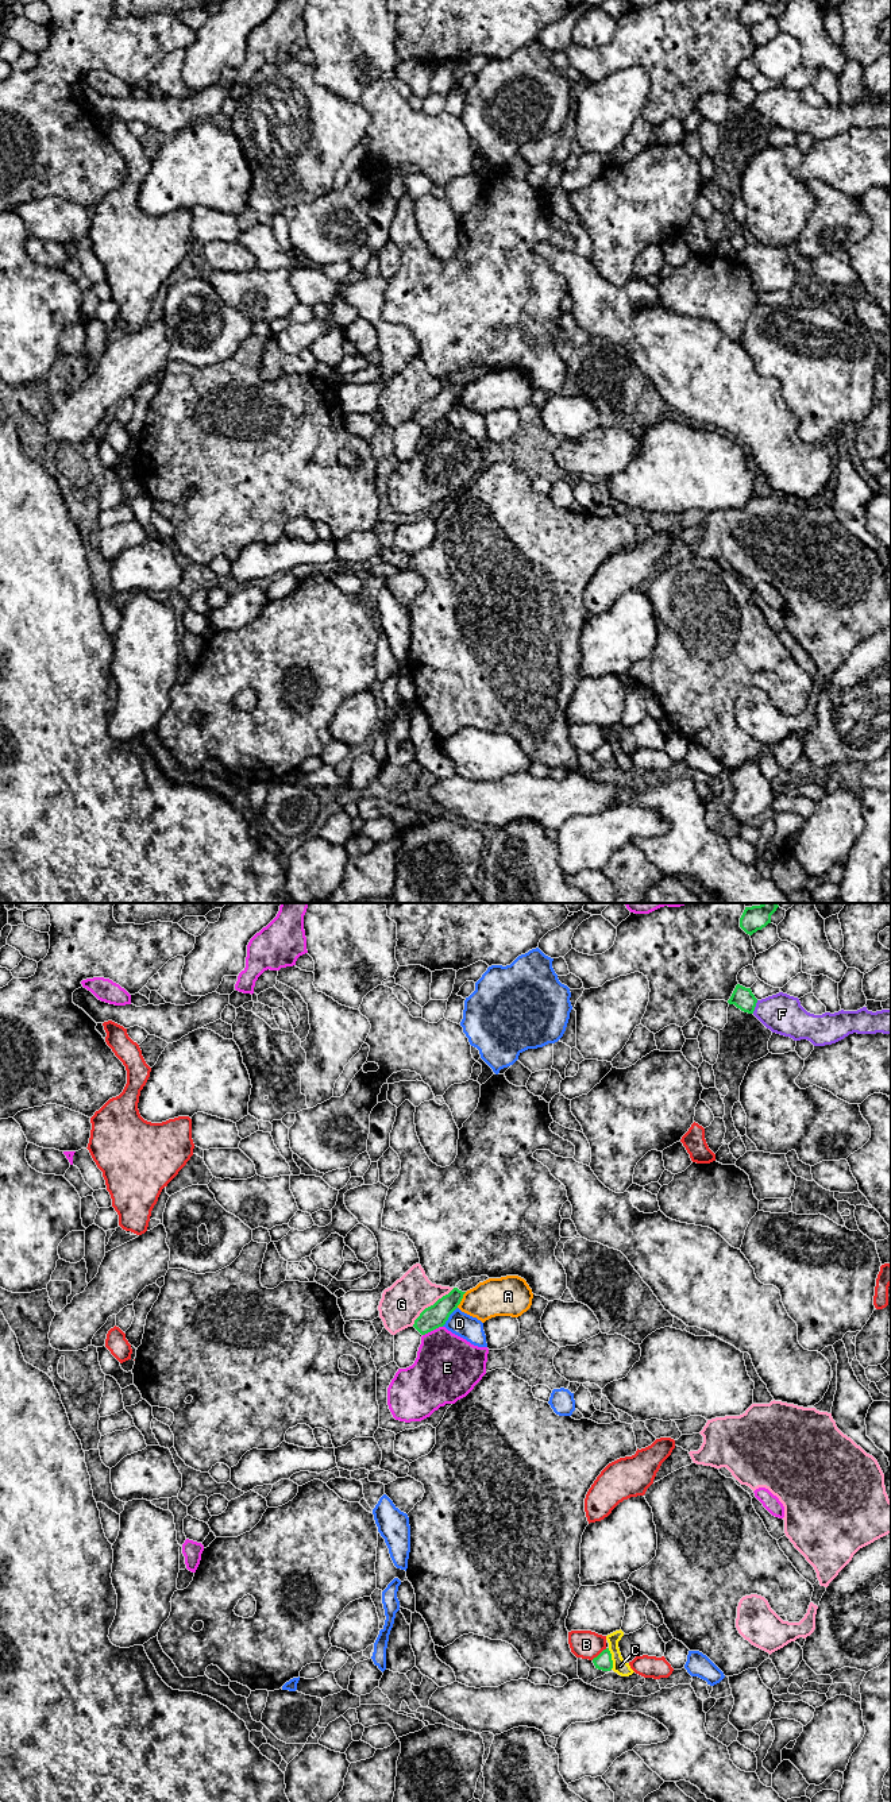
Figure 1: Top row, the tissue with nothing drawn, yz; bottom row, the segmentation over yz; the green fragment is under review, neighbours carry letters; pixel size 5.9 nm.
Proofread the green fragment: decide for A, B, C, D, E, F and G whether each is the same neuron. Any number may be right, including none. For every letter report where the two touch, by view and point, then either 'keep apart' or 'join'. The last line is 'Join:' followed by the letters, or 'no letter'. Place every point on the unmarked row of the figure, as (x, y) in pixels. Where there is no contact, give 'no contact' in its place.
A: meets green in yz at (461, 393); keep apart
B: meets green in yz at (600, 747); keep apart
C: meets green in yz at (610, 752); keep apart
D: meets green in yz at (448, 409); keep apart
E: meets green in yz at (432, 423); keep apart
F: meets green in yz at (755, 99); keep apart
G: meets green in yz at (431, 398); keep apart
Join: no letter

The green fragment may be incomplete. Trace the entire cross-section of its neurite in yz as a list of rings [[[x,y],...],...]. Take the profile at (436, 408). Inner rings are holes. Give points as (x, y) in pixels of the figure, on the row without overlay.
[[[454,381],[448,387],[439,391],[433,398],[425,401],[420,409],[414,413],[413,420],[425,428],[439,420],[443,420],[448,413],[450,408],[460,397],[466,385]]]

